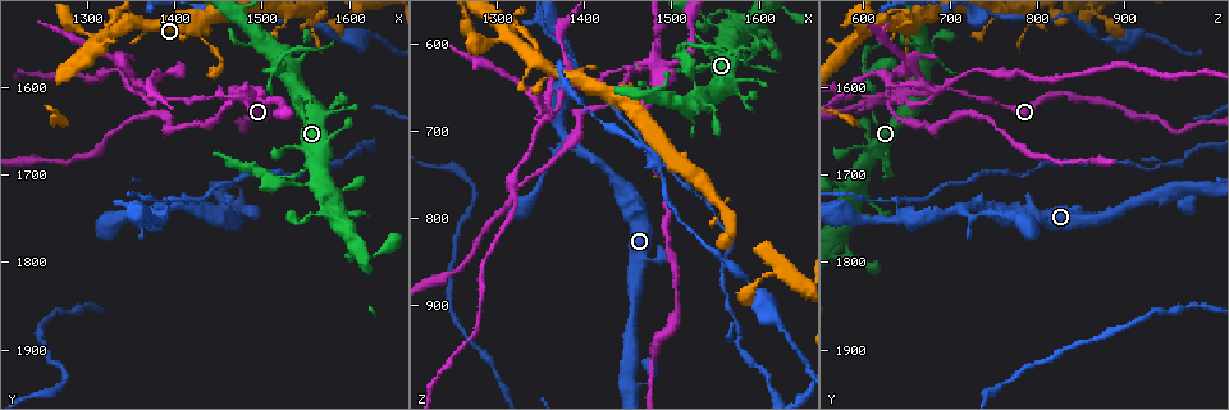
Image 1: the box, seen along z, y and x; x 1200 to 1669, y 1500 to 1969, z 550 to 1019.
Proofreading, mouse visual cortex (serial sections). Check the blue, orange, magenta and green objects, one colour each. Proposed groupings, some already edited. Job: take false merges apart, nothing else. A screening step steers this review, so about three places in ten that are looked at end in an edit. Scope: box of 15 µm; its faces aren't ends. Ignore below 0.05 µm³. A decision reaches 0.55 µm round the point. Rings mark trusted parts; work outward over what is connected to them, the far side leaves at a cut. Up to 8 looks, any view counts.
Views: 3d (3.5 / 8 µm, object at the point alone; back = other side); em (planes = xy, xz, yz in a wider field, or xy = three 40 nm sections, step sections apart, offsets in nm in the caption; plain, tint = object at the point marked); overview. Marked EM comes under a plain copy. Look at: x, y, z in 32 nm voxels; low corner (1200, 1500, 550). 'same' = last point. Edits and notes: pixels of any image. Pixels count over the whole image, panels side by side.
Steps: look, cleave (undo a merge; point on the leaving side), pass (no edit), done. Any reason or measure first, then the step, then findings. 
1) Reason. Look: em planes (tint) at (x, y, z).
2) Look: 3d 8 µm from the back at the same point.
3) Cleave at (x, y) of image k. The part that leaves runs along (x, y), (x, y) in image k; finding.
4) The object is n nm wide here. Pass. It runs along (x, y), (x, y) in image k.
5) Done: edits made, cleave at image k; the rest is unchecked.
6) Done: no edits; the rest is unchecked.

A fork. Look: 3d 8 µm at (1380, 1740, 715).

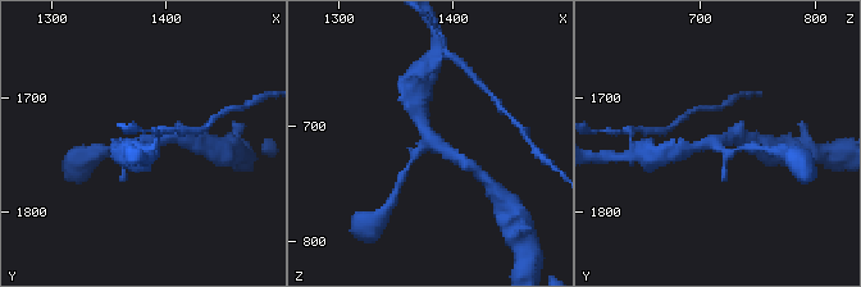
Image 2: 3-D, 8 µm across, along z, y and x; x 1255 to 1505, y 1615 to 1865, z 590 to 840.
3 arms meet here; the arms are 200, 300, 350 nm wide. Look: em xy step 5 (tint) at (1382, 1740, 714).

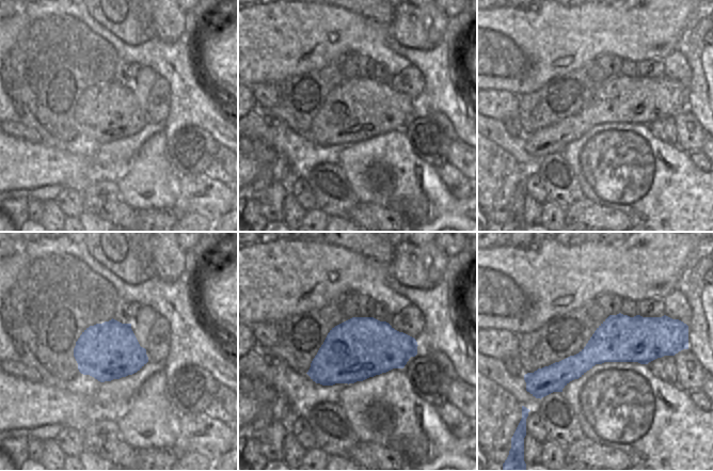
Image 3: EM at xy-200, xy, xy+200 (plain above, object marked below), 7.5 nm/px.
Pass. It runs along (464, 163), (429, 139), (415, 112) in image 2; one cell here.

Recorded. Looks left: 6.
Thin neck. Look: 3d 3.5 µm from the back at (1545, 1695, 625).

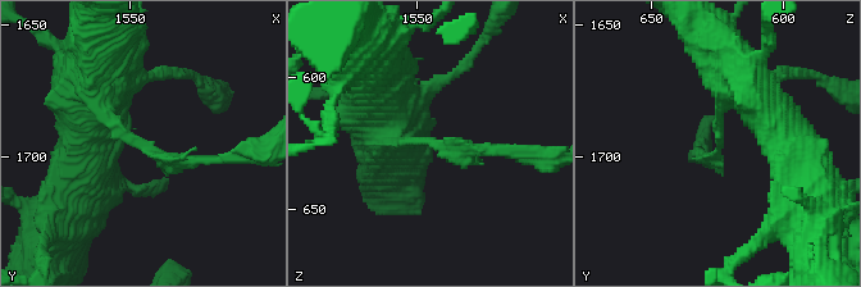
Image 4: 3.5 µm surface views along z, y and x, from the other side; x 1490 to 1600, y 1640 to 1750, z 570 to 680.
The arms are 100, 400 nm wide. Look: em xy step 1 (tint) at (1546, 1697, 625).

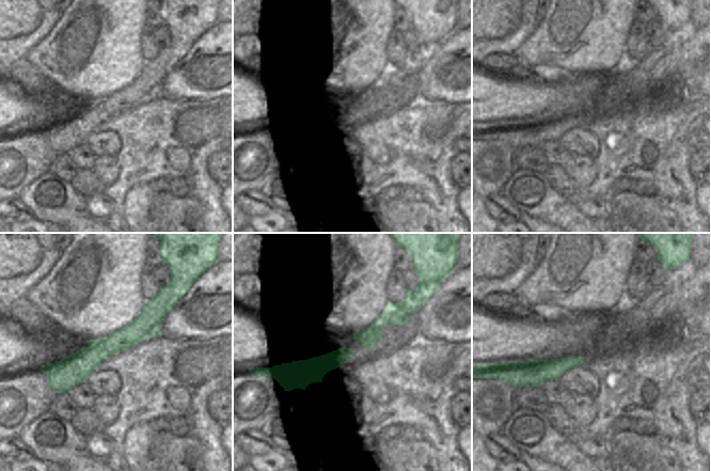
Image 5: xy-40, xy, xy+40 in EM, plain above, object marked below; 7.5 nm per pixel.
Cleave at (154, 150) of image 4. The part that leaves runs along (118, 126), (160, 160), (236, 156) in image 4; two cells meet here.

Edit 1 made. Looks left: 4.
Look: overview.

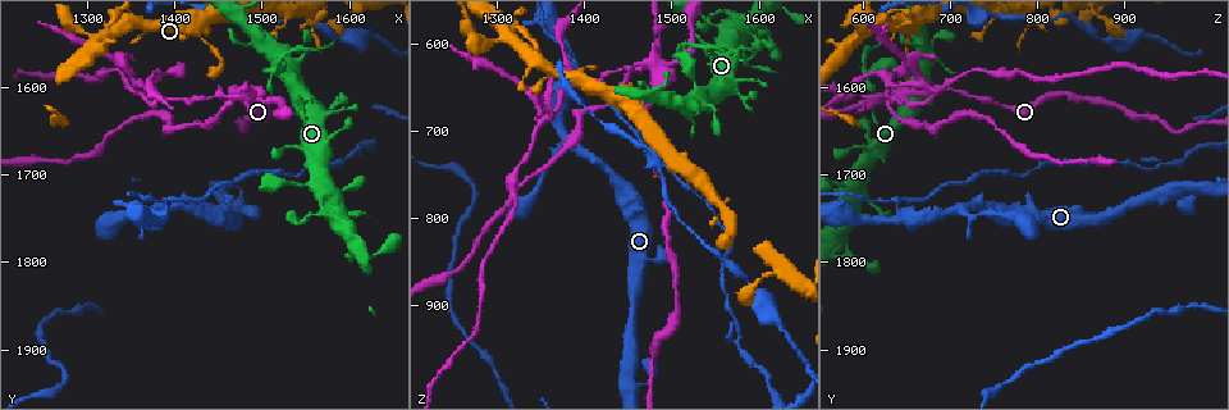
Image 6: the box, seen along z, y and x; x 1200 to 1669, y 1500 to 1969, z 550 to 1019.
Small branch off a trunk. Look: 3d 3.5 µm at (1385, 1745, 645).

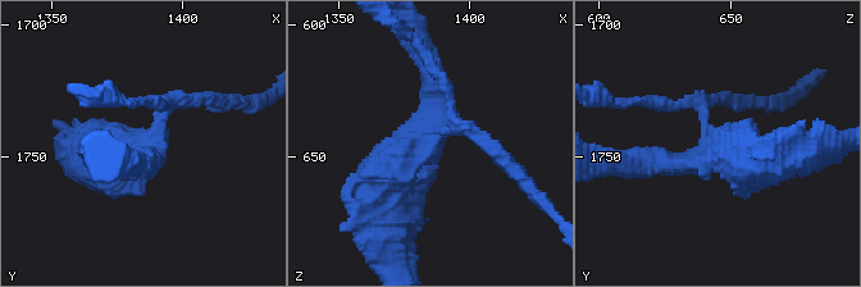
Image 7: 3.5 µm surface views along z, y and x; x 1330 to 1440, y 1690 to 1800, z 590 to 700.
3 arms meet here. Cleave at (484, 142) of image 7. The part that leaves runs along (450, 128), (470, 128), (541, 197) in image 7; a second cell is stuck on.

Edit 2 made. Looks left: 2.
Done: edits made, cleave at image 4, cleave at image 7; the rest is unchecked.

